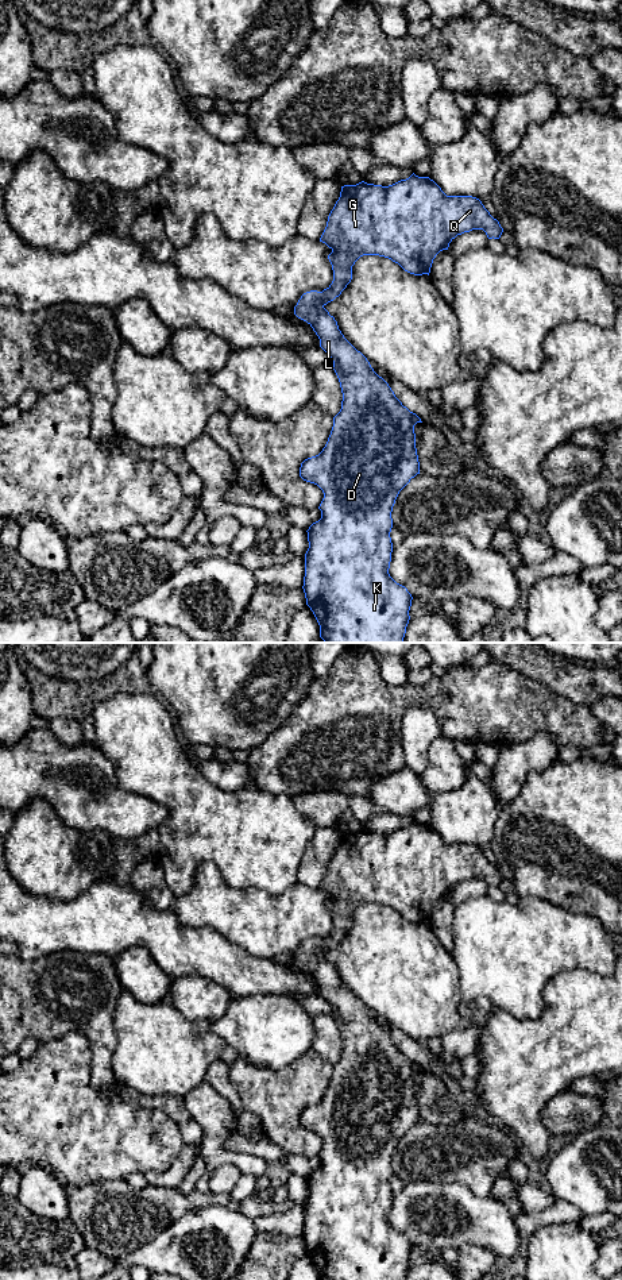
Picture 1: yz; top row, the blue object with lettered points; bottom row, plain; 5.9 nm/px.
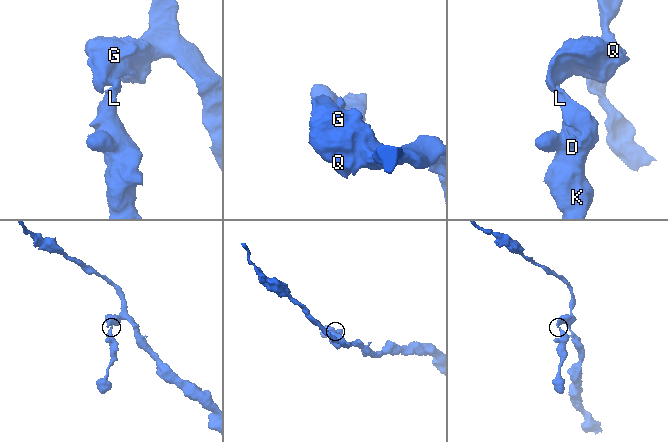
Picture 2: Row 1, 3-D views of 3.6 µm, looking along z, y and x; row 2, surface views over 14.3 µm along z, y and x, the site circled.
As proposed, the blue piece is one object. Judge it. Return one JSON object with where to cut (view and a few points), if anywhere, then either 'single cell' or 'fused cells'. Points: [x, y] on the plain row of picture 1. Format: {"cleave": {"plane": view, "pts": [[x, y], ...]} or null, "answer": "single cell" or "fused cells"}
{"cleave": null, "answer": "single cell"}

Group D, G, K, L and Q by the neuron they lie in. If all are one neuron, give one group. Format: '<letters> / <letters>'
D G K L Q

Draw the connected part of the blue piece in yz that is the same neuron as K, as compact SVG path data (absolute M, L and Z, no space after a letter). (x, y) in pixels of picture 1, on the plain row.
M414 821L389 834L364 829L356 833L344 833L328 864L320 890L332 898L328 907L332 913L333 929L322 940L304 941L294 955L294 963L313 976L320 987L320 995L332 1006L332 1017L339 1026L343 1041L341 1057L333 1065L333 1075L325 1095L318 1103L305 1107L300 1115L300 1125L317 1133L324 1141L318 1154L321 1167L306 1179L309 1196L305 1202L302 1234L306 1253L313 1260L320 1280L406 1280L413 1245L389 1222L393 1200L391 1160L399 1140L420 1122L414 1073L422 1071L416 1061L402 1053L389 1032L374 1019L367 1006L344 986L337 969L324 955L339 945L351 930L352 914L360 905L385 905L410 922L429 924L436 903L448 898L449 891L457 883L472 878L483 878L488 887L499 887L503 880L499 870L490 863L479 847L447 844L433 828L418 825Z

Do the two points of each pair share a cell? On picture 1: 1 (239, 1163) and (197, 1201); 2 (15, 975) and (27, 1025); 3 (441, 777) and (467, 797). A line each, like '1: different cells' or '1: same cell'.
1: different cells
2: same cell
3: different cells

